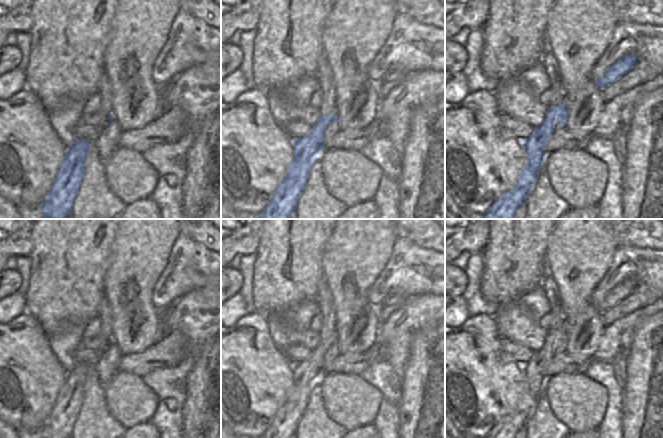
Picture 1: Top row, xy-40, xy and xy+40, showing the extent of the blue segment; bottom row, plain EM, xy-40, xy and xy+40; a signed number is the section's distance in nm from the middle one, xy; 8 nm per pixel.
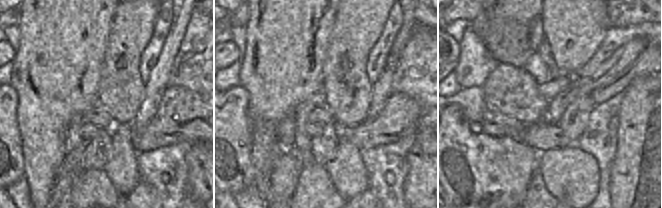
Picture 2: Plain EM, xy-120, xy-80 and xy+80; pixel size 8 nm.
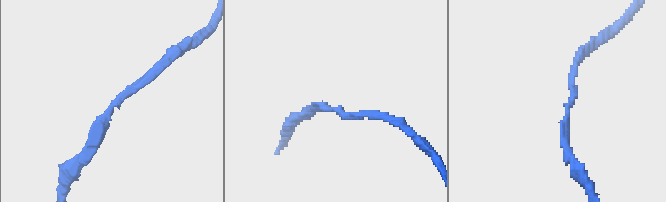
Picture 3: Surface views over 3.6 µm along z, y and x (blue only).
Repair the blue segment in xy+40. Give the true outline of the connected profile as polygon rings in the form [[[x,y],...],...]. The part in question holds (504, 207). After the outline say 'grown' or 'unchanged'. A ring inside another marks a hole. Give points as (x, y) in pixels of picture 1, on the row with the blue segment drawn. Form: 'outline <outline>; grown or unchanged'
outline [[[565,103],[547,108],[543,123],[521,143],[527,153],[527,165],[521,171],[517,185],[501,194],[483,214],[481,219],[513,219],[515,211],[525,204],[537,177],[537,173],[545,162],[543,147],[553,133],[553,123],[558,122],[563,128],[567,121]]]; unchanged

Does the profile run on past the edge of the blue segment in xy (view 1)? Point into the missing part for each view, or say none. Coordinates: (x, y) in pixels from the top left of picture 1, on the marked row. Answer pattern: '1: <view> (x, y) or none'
1: none

